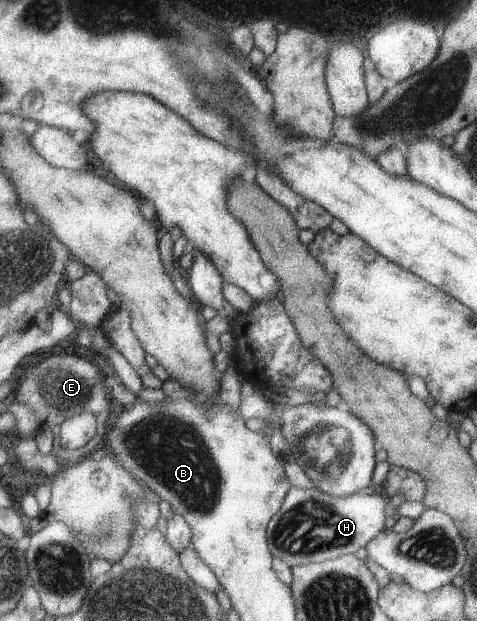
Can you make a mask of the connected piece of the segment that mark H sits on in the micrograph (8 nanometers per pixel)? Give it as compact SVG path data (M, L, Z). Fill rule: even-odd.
M294 487L281 512L273 518L269 526L269 543L274 556L284 559L290 567L294 568L306 563L323 563L349 554L357 554L360 549L366 549L380 531L384 531L387 518L385 508L388 501L385 495L378 493L362 492L350 497L334 497L318 488Z

